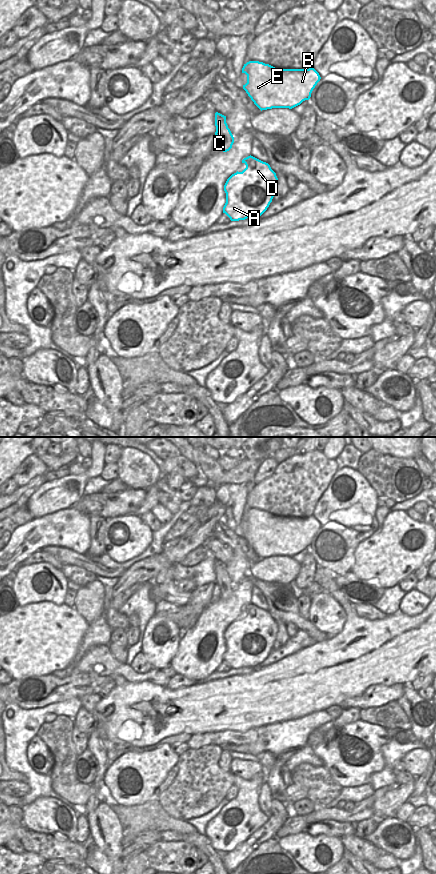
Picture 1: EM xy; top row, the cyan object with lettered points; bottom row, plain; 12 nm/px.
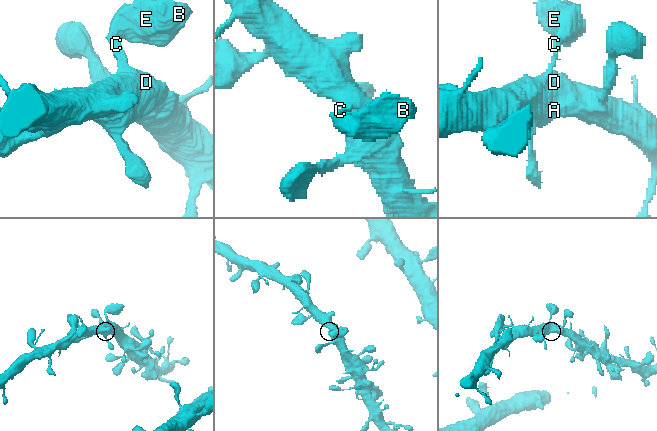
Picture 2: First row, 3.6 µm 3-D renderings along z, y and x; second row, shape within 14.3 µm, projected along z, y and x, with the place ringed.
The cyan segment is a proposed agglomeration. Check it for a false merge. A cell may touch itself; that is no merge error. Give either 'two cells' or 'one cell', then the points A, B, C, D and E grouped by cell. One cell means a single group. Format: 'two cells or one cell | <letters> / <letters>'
one cell | A B C D E

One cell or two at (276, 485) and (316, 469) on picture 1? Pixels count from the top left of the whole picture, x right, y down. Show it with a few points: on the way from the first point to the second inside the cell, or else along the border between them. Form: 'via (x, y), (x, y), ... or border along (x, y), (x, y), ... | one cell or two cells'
via (286, 485), (296, 485), (306, 477) | one cell

